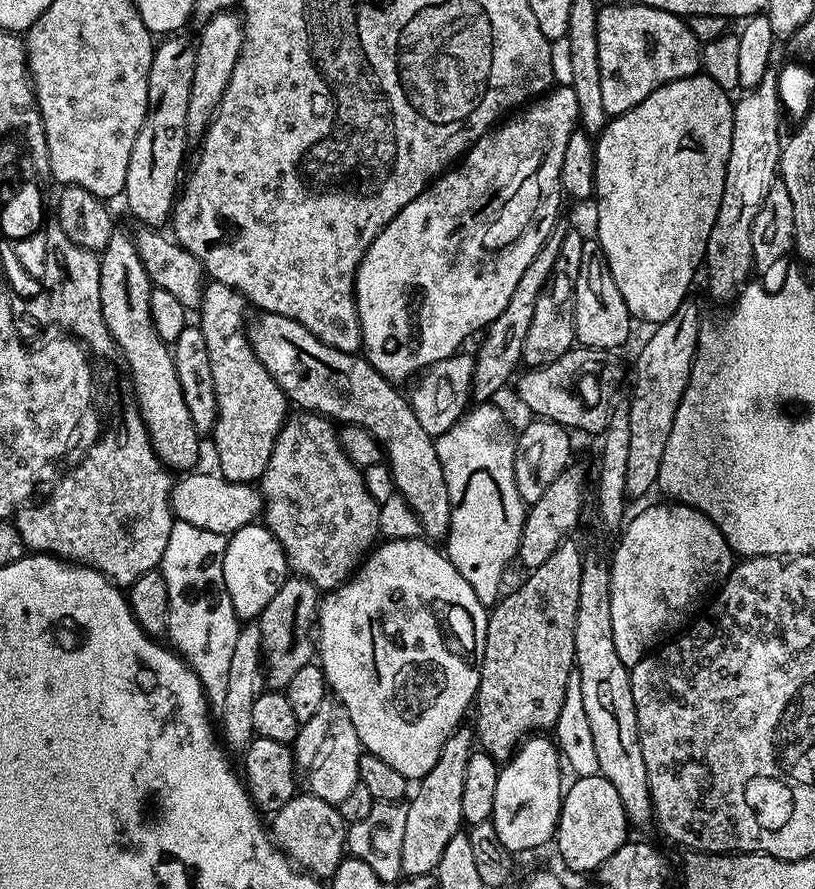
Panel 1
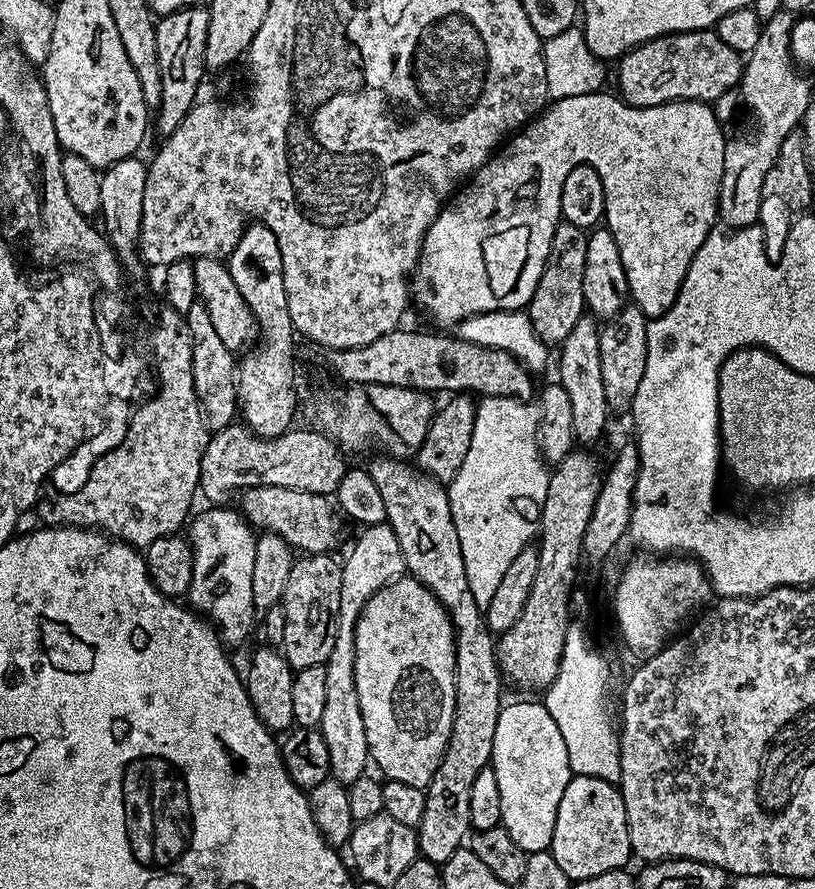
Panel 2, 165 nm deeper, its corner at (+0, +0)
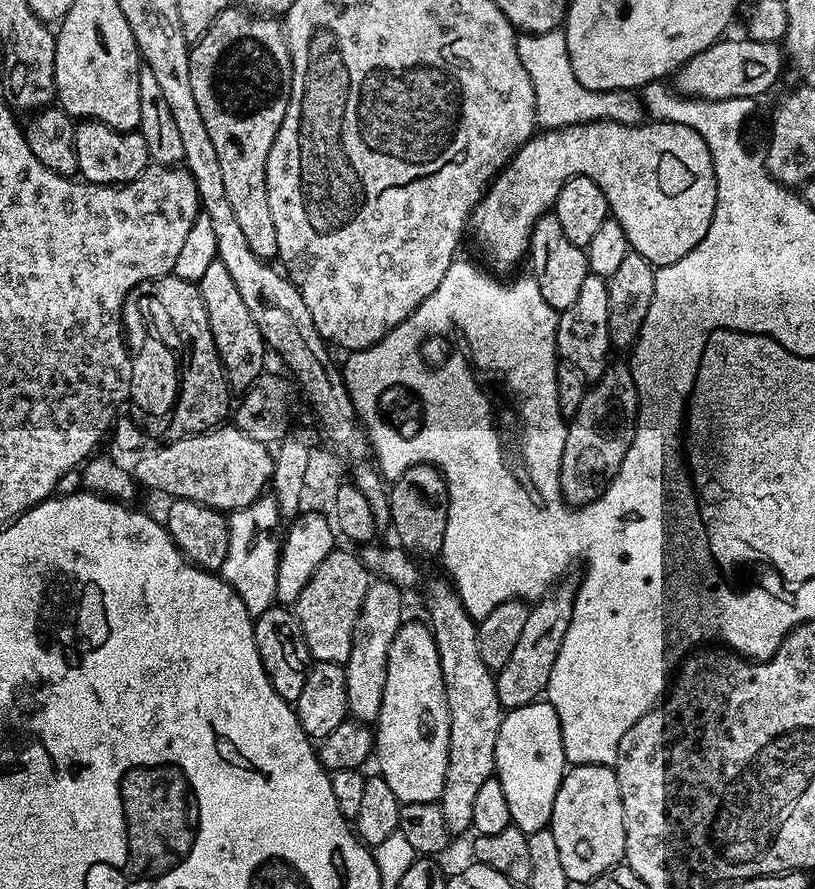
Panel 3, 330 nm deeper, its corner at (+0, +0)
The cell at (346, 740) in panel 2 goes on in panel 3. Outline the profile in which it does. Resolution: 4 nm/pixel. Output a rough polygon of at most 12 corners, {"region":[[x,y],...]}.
{"region":[[376,578],[344,665],[348,714],[371,725],[382,710],[390,646],[405,593]]}

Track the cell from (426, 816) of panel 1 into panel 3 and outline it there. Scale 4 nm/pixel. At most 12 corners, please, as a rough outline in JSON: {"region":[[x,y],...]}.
{"region":[[447,579],[426,623],[450,718],[438,803],[449,833],[472,828],[493,779],[502,709],[480,629]]}

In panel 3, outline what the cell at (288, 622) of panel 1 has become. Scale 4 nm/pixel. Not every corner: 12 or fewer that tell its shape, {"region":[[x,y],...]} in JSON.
{"region":[[343,546],[294,611],[313,661],[345,664],[368,567]]}

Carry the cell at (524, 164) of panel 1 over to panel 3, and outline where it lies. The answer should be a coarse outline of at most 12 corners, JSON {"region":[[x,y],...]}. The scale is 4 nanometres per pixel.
{"region":[[672,121],[537,131],[488,185],[470,236],[523,256],[571,176],[599,186],[654,266],[710,230],[715,164]]}

